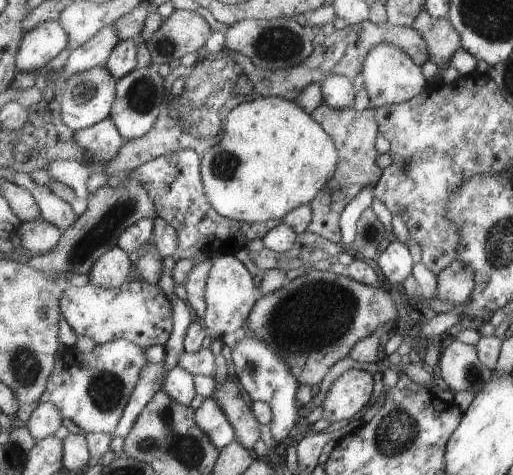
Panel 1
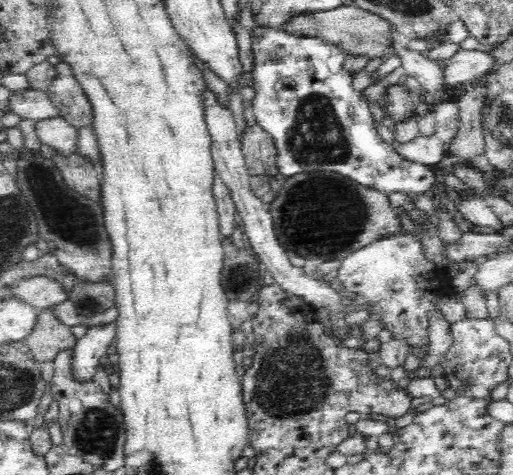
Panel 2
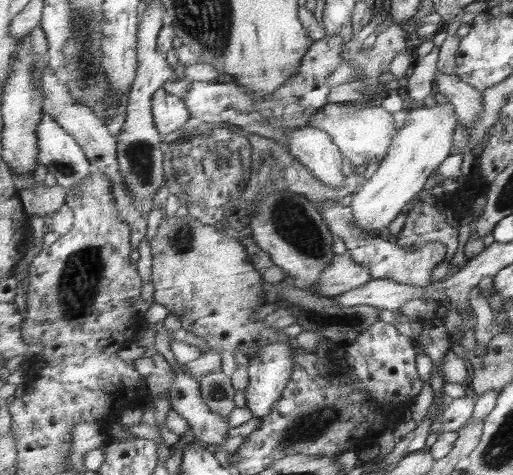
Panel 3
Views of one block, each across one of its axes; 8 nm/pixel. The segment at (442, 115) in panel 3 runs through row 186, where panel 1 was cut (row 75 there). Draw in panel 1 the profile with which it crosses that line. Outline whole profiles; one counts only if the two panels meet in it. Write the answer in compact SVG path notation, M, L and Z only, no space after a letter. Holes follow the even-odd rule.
M385 43L375 46L369 52L369 56L363 60L361 76L366 83L372 109L413 100L431 88L431 83L425 78L421 66L409 54L397 46L389 46Z

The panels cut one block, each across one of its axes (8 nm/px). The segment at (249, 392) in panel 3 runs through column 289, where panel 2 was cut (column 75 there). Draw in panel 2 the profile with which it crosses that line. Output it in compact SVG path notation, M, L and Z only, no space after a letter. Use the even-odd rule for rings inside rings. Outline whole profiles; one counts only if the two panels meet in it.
M115 324L89 328L72 348L72 375L76 382L90 382L96 374L98 360L105 356L115 338Z

